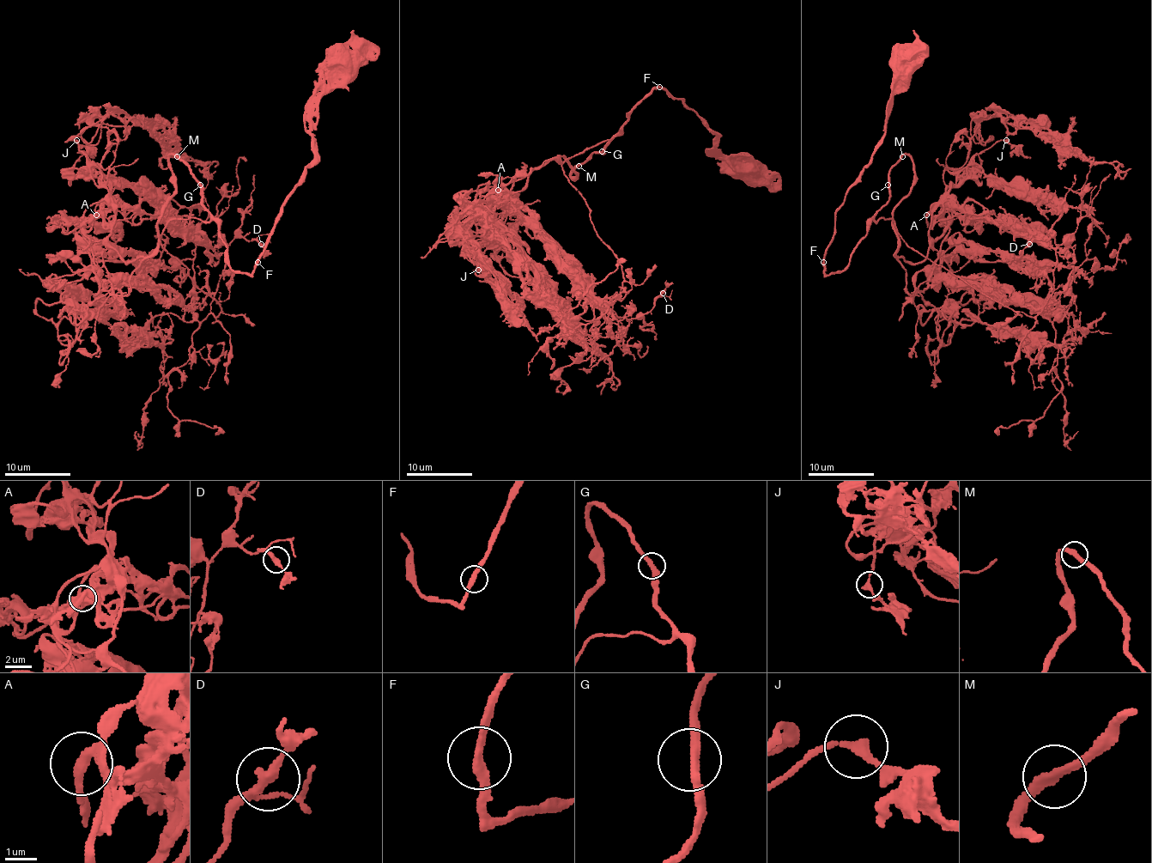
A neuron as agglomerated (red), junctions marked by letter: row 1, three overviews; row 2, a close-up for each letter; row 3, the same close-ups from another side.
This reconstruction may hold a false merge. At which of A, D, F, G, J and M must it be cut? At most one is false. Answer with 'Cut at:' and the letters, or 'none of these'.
Cut at: none of these

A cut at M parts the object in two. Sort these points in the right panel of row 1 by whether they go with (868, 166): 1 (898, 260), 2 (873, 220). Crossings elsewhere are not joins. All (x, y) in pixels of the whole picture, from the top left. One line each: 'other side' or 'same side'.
1: other side
2: same side

